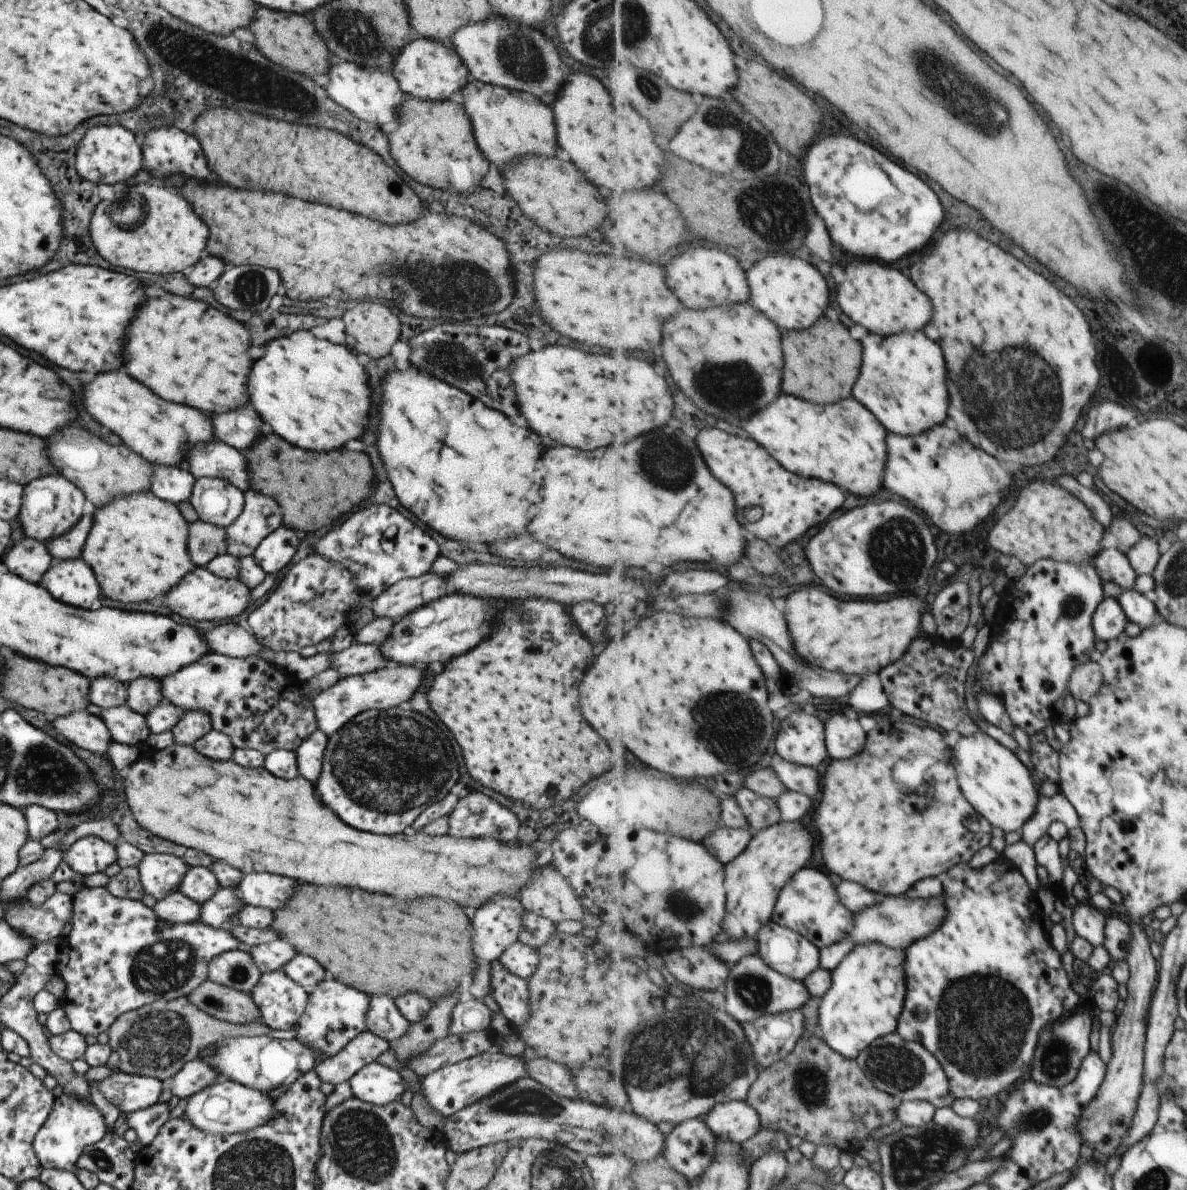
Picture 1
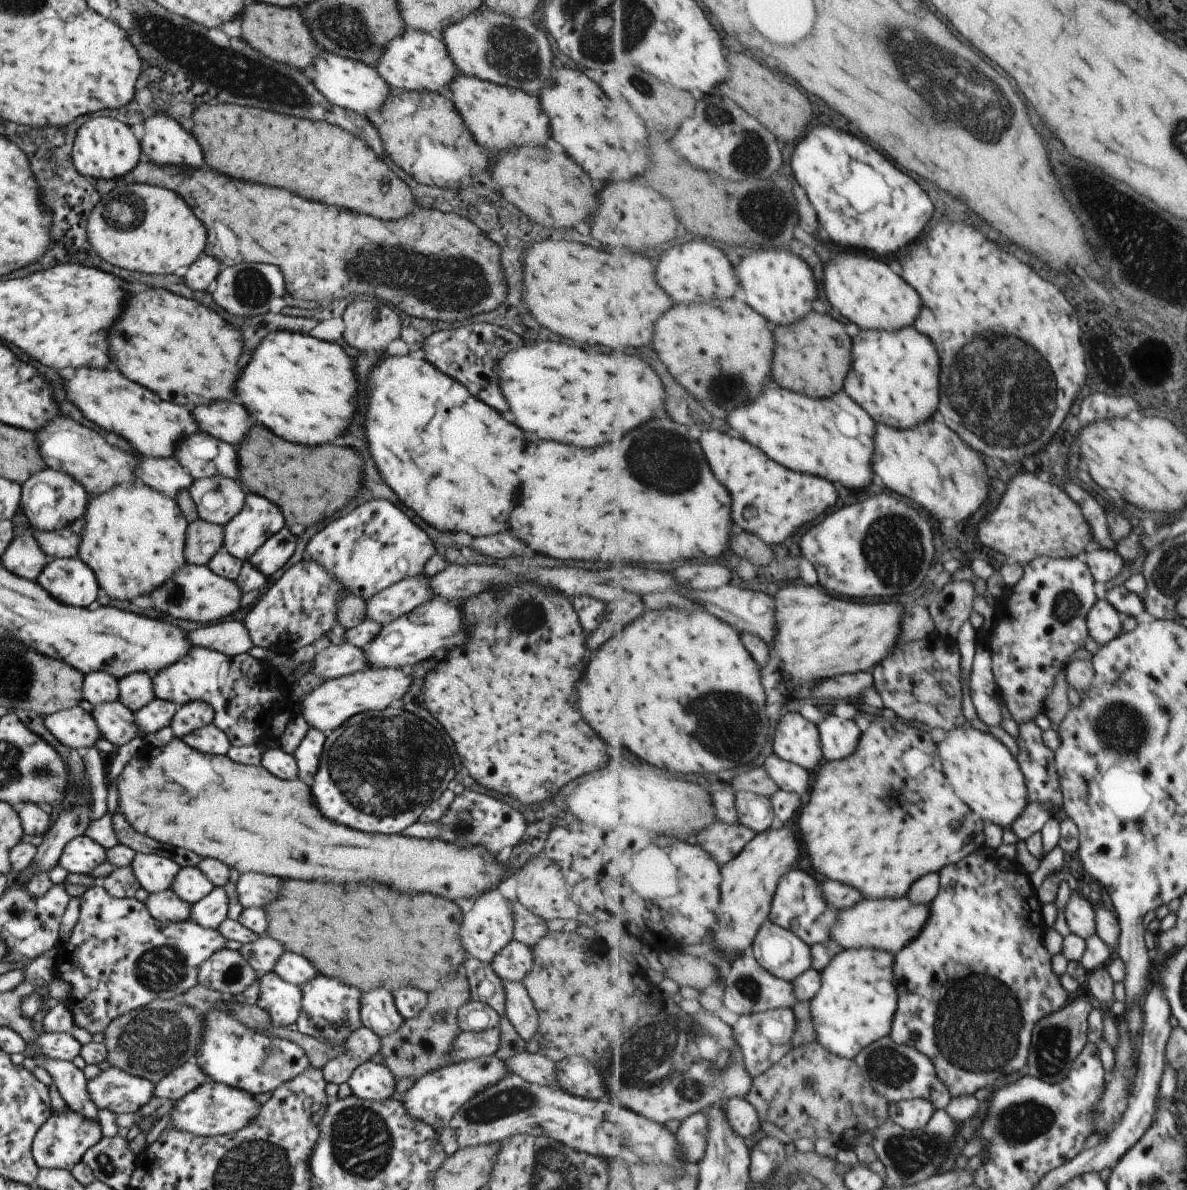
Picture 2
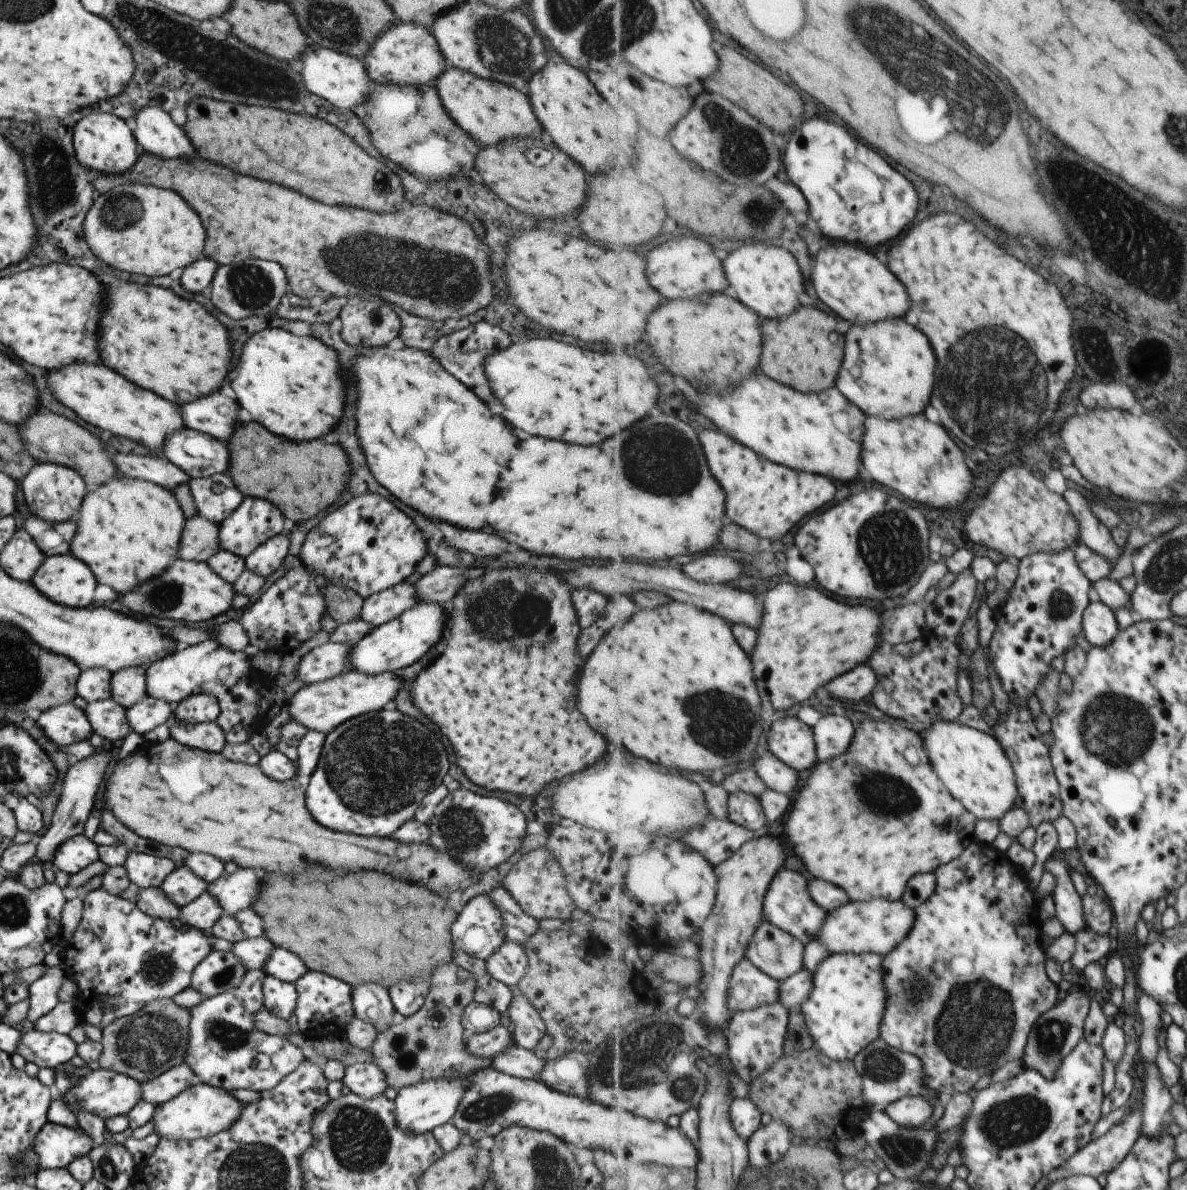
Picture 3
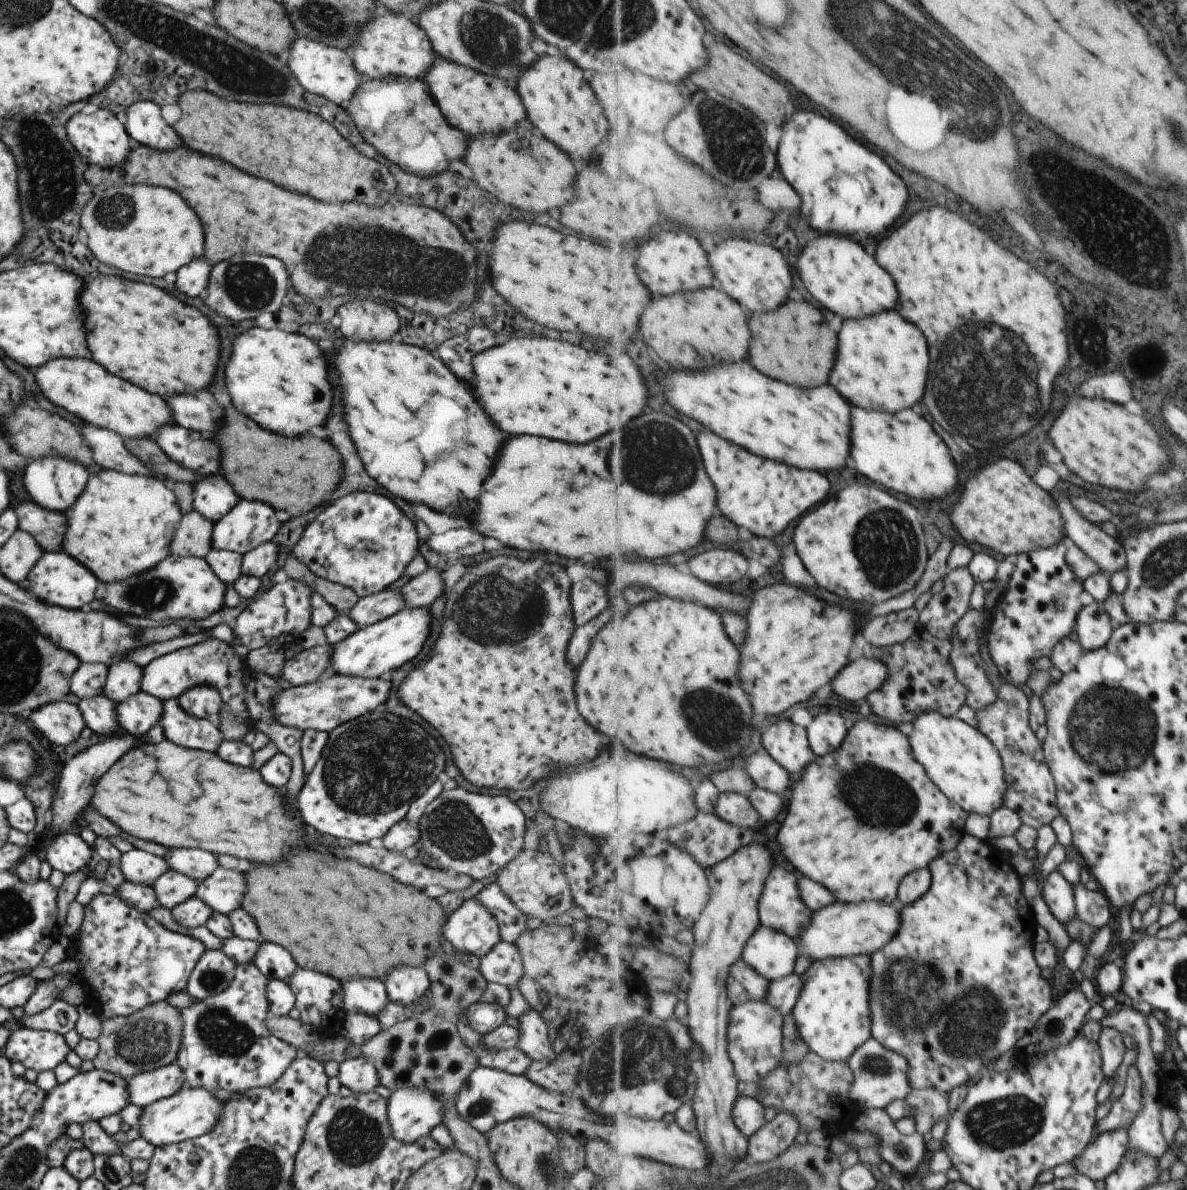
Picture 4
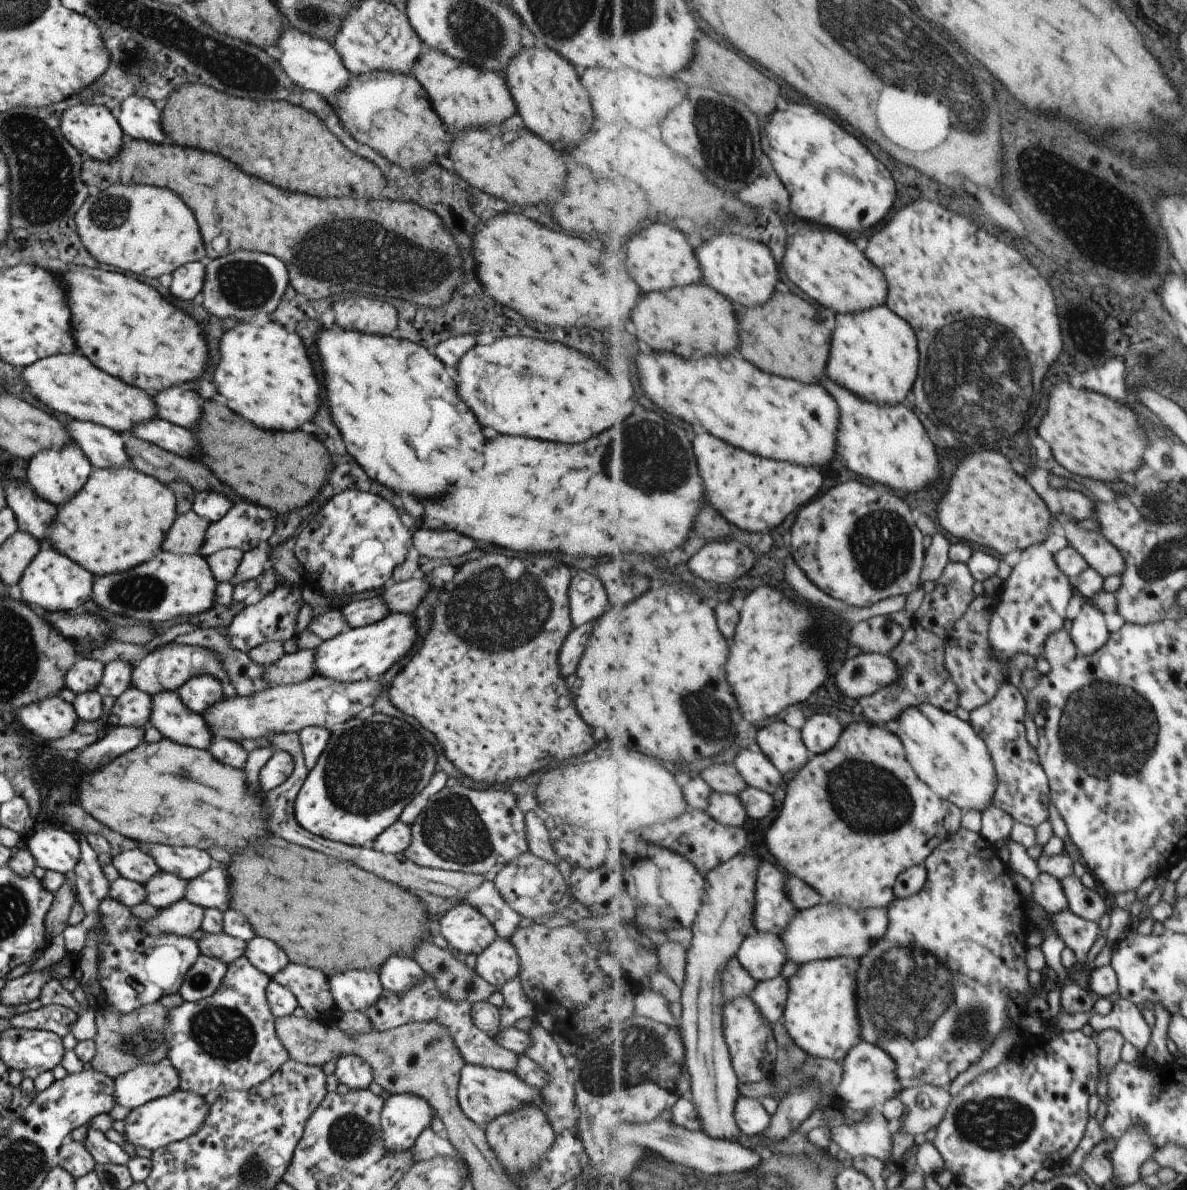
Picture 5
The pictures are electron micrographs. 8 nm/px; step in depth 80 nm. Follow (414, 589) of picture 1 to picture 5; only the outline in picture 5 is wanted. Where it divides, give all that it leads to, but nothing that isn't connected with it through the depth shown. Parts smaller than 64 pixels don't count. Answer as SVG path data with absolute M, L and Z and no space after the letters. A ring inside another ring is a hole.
M378 593L371 598L349 601L339 609L349 629L373 624L389 614L388 606Z

